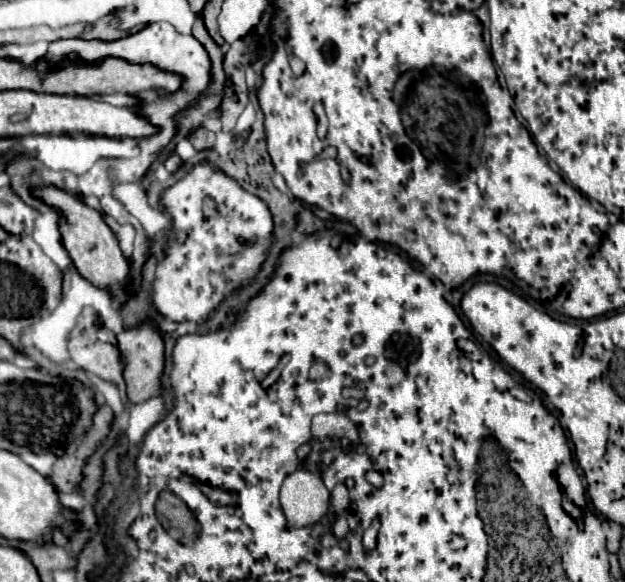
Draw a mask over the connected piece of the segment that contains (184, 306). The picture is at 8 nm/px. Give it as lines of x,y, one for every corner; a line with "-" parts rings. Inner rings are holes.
208,161
196,163
184,175
184,179
176,181
172,187
166,187
160,197
160,205
172,217
172,227
166,237
164,259
156,265
156,279
152,281
152,305
166,319
202,323
218,307
226,293
234,291
242,285
242,281
258,273
272,239
272,215
262,199
242,189
234,177
214,169

